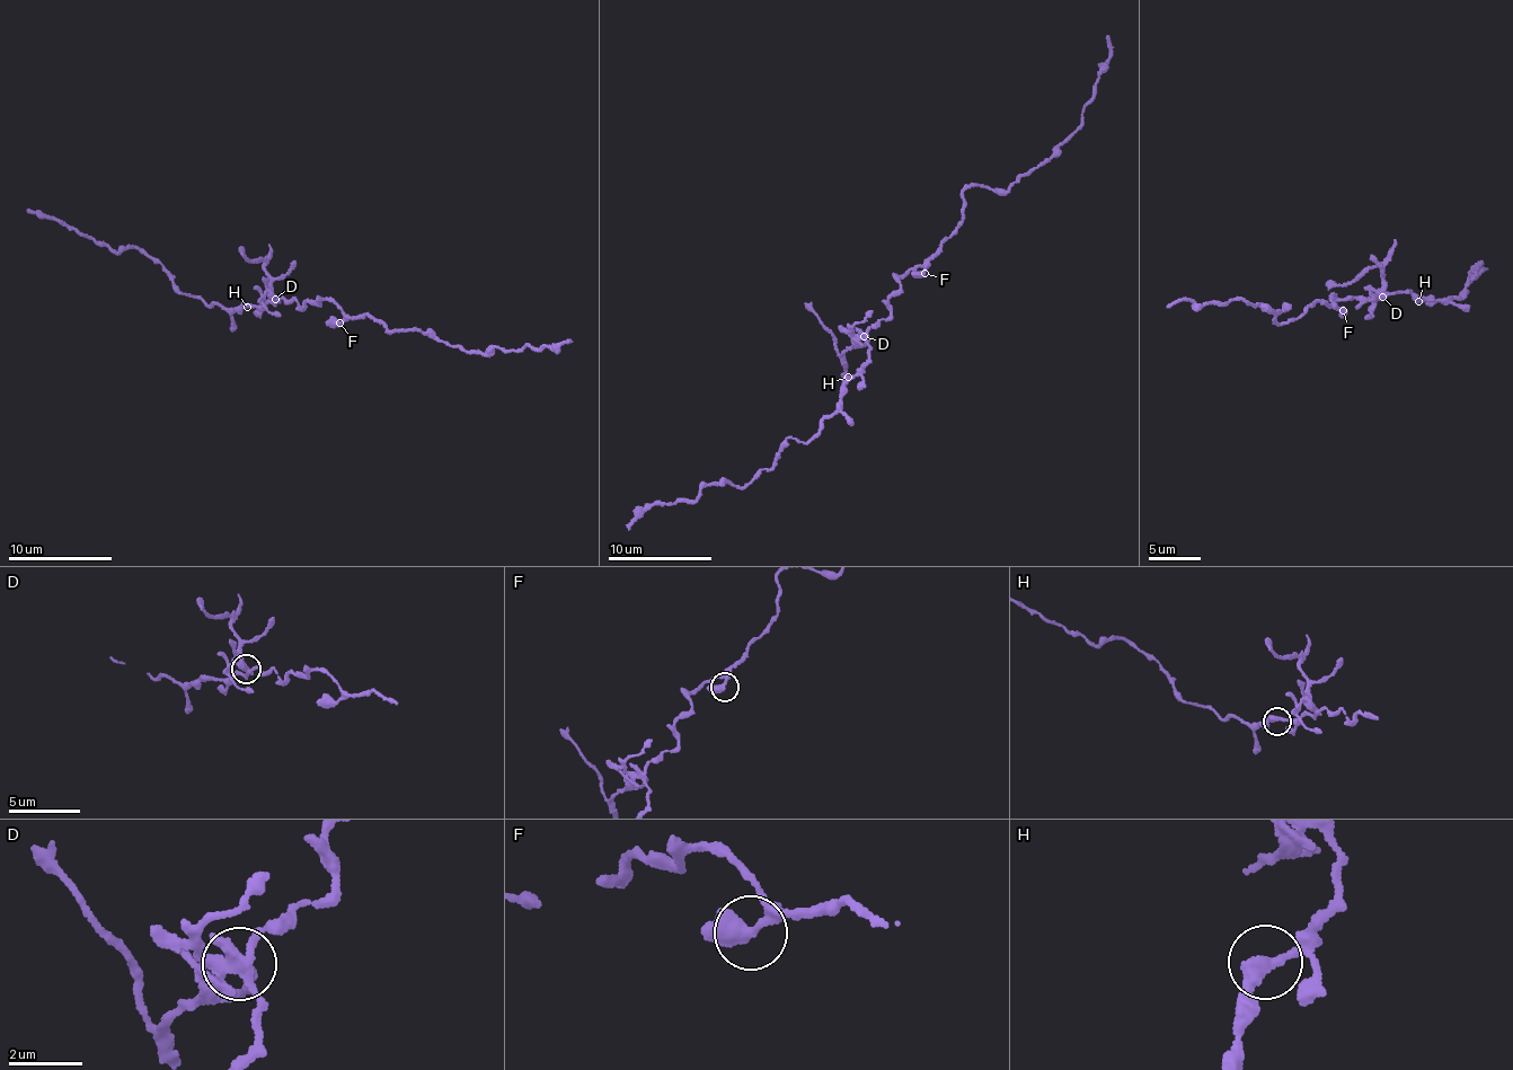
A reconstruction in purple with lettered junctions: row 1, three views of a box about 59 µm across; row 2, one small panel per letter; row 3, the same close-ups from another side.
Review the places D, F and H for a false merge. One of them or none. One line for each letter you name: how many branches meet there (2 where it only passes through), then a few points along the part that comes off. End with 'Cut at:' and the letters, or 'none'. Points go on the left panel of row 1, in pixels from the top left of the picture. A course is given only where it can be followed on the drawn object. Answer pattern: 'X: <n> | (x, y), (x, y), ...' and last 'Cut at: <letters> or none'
D: 4 | (274, 299), (271, 275), (264, 261), (247, 258), (238, 247)
Cut at: D

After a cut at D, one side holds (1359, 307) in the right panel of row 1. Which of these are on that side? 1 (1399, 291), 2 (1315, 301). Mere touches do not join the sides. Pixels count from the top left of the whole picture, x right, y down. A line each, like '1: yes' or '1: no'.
1: yes
2: yes

